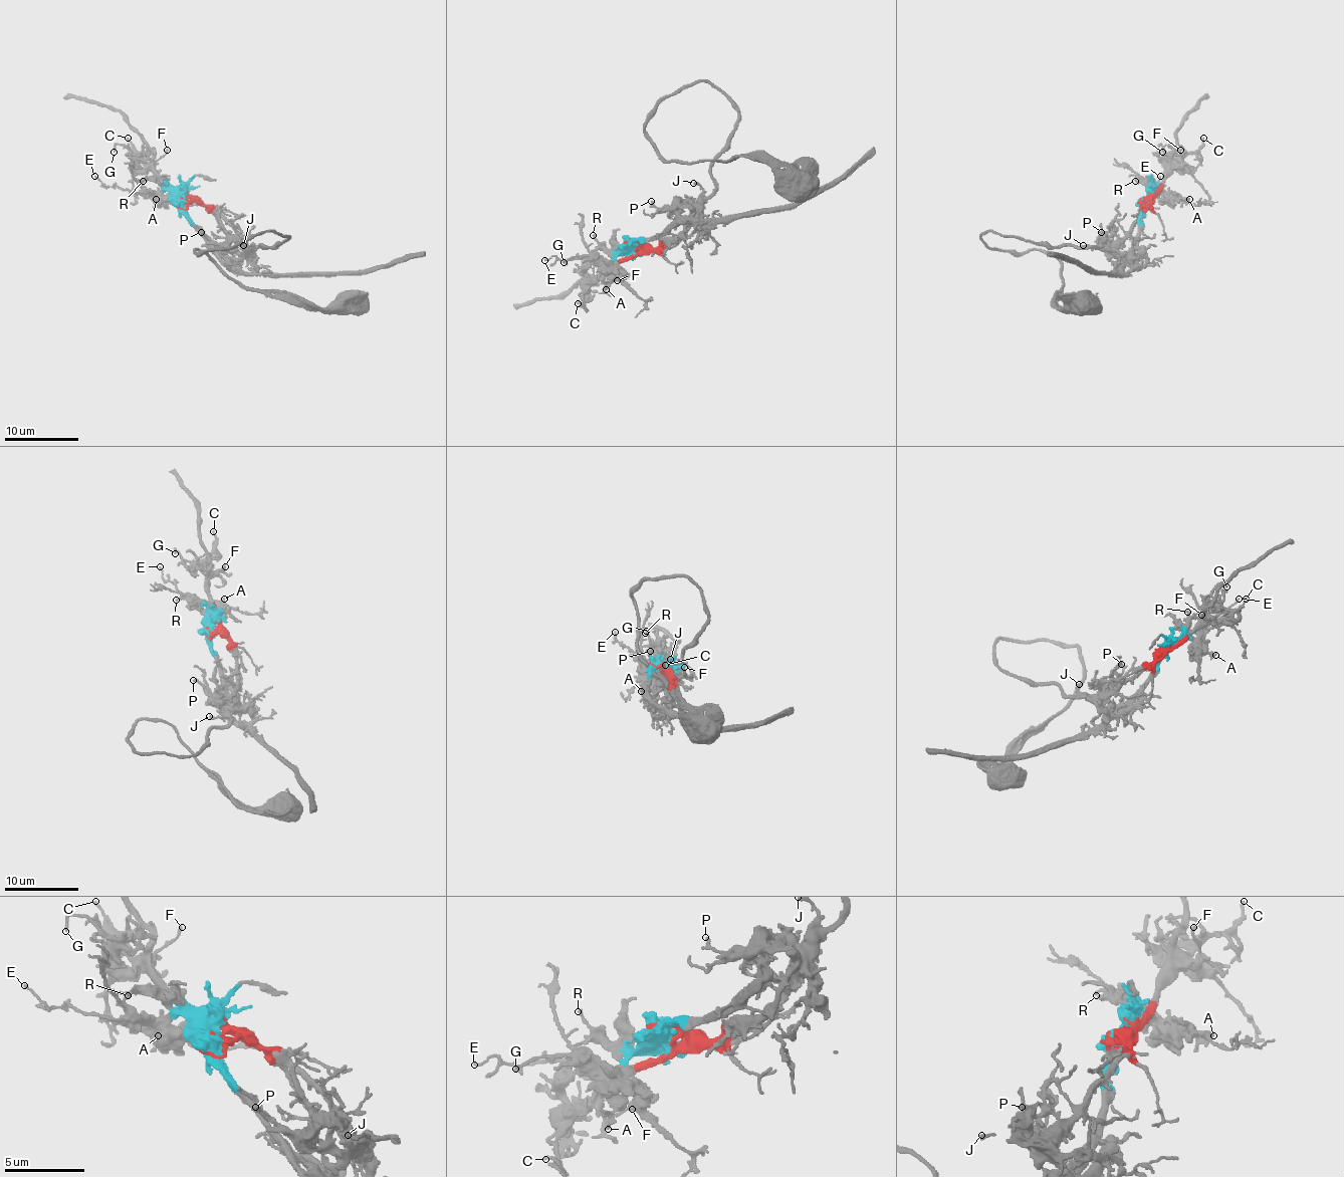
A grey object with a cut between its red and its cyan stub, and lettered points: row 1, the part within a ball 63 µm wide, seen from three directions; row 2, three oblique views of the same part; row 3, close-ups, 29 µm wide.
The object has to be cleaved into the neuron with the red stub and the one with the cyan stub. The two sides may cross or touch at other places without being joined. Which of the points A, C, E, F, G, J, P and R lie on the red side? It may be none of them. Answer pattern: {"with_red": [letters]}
{"with_red": ["C", "F", "G", "J", "P"]}

